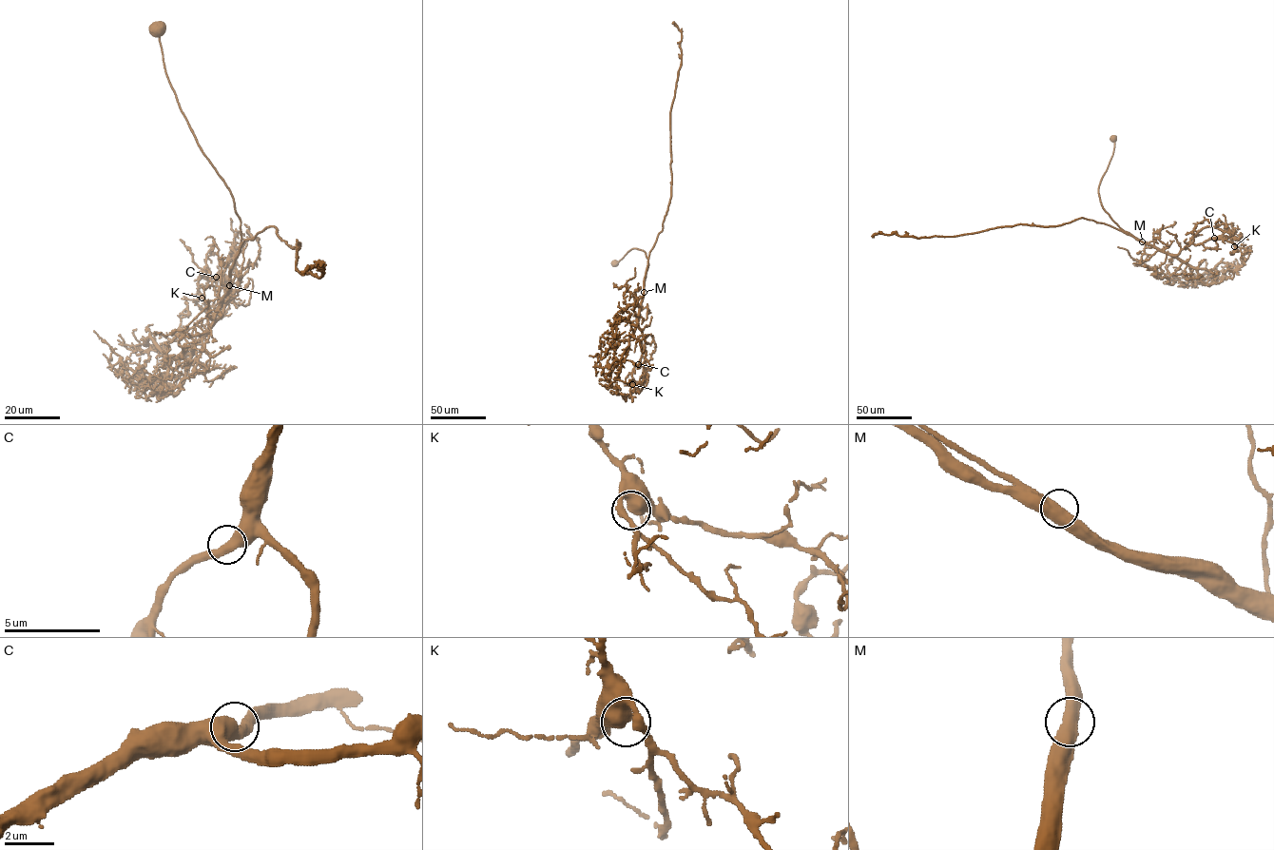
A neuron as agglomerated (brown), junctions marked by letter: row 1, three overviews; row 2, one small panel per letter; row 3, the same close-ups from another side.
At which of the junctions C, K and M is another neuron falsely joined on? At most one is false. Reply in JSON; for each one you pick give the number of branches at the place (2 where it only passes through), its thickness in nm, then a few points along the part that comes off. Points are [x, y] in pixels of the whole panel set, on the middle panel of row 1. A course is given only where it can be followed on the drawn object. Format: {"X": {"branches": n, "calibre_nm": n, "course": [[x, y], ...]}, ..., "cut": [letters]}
{"cut": []}

